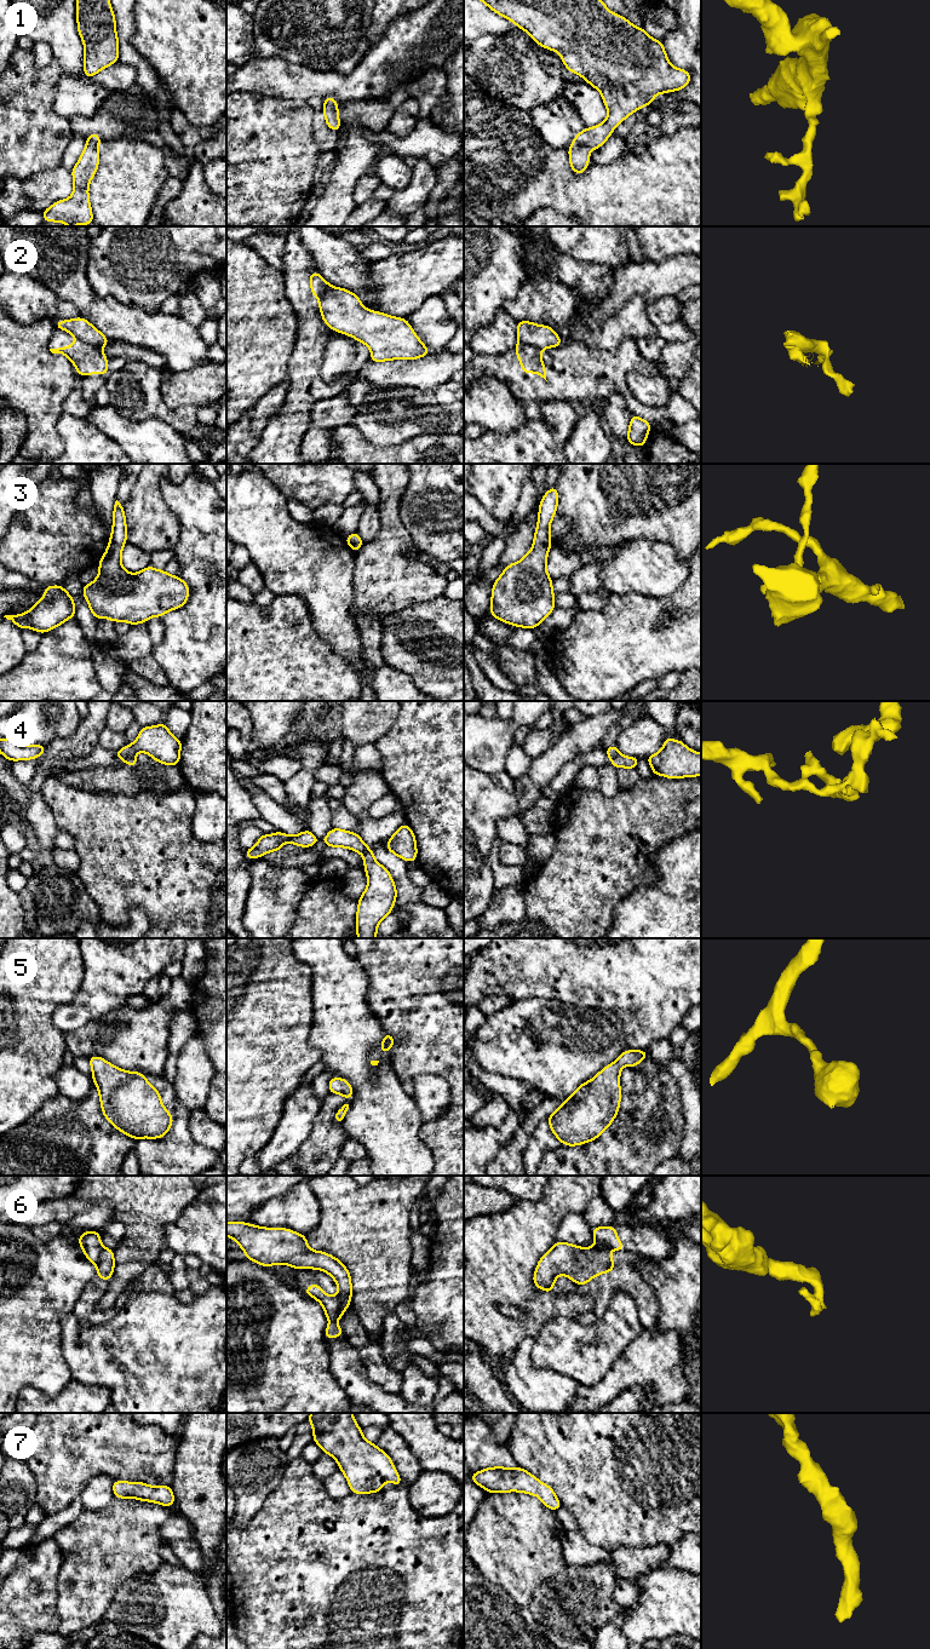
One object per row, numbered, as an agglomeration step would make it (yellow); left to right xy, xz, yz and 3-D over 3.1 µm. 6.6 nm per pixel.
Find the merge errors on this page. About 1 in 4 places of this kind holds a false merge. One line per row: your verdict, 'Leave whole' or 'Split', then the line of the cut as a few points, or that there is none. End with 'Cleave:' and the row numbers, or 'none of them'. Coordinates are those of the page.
1: Leave whole. No split
2: Split. Split along xy (76, 338), (99, 349)
3: Leave whole. No split
4: Split. Split along xy (133, 756), (125, 762)
5: Leave whole. No split
6: Split. Split along xz (336, 1296), (338, 1300), (338, 1317)
7: Leave whole. No split
Cleave: 2, 4, 6

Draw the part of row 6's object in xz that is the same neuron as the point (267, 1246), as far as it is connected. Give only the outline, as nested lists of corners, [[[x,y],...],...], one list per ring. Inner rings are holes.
[[[226,1222],[226,1236],[239,1243],[247,1259],[262,1266],[286,1264],[294,1269],[318,1269],[327,1272],[337,1282],[338,1318],[343,1318],[343,1312],[349,1308],[352,1297],[350,1272],[332,1254],[311,1251],[305,1235],[285,1228],[262,1228],[243,1222]]]

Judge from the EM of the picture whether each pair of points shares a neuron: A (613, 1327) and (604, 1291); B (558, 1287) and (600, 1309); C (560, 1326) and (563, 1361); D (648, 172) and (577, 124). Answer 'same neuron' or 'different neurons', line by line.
A: different neurons
B: same neuron
C: same neuron
D: different neurons

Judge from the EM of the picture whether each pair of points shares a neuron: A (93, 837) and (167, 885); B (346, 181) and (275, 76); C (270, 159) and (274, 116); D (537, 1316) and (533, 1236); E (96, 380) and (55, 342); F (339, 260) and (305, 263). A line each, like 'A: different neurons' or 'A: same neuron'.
A: same neuron
B: different neurons
C: same neuron
D: same neuron
E: same neuron
F: different neurons

